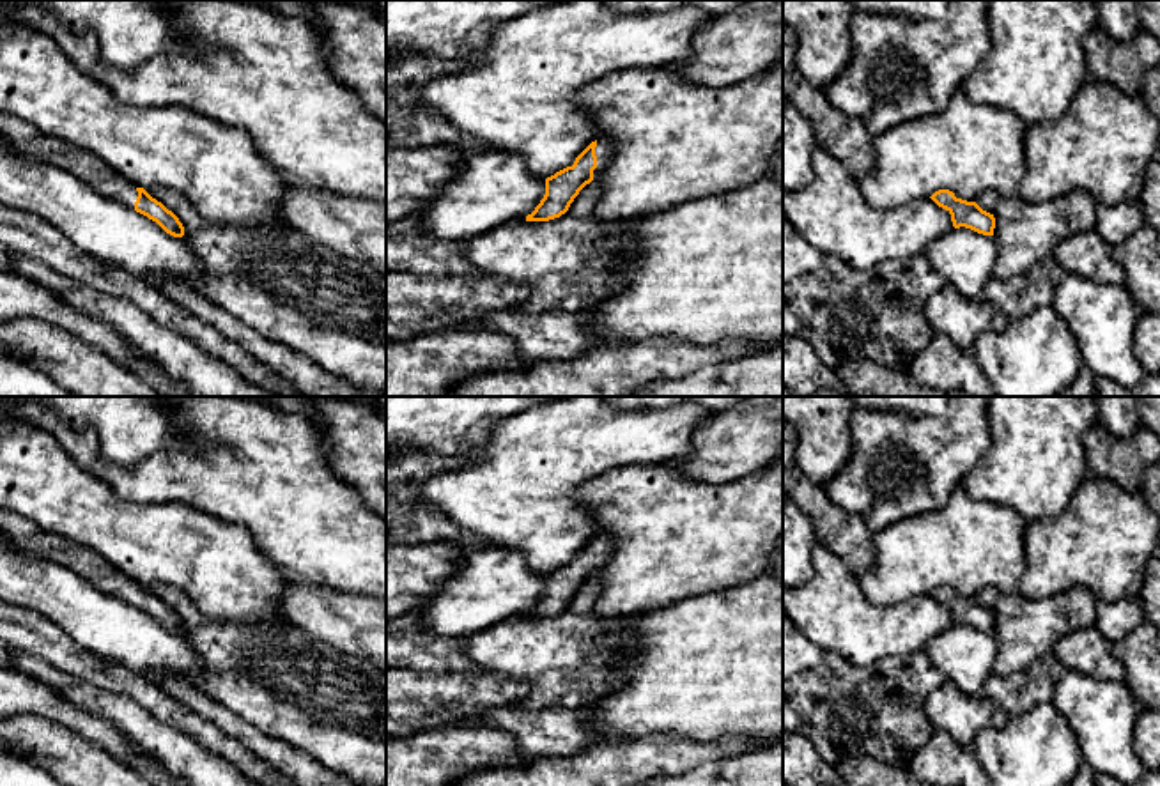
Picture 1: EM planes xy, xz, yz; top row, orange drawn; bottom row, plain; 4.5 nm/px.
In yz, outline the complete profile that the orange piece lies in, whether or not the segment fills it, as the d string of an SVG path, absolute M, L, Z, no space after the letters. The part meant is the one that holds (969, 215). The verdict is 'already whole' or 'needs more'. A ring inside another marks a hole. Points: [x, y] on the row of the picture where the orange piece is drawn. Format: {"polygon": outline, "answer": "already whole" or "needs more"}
{"polygon": "M939 189L930 198L951 214L955 228L965 227L983 235L994 235L994 214L983 211L976 202L956 198L949 189Z", "answer": "already whole"}

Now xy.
{"polygon": "M2 112L0 138L5 140L19 156L35 163L55 165L74 173L99 195L156 221L166 234L174 237L184 235L184 227L172 211L152 198L143 188L131 184L96 154L48 136L32 124Z", "answer": "needs more"}

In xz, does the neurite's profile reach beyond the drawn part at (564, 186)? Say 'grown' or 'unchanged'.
grown

